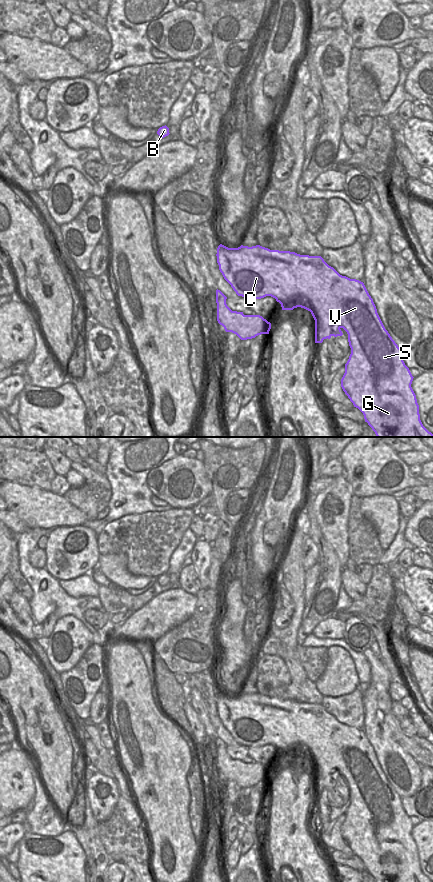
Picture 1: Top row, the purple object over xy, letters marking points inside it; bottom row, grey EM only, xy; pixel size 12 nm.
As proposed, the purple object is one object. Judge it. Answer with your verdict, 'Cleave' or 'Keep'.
Keep

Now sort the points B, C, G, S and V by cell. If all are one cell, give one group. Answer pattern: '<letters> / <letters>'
B C G S V

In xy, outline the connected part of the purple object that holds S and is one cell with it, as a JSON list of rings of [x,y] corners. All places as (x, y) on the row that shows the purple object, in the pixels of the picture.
[[[220,244],[216,256],[220,272],[238,296],[247,299],[271,296],[281,304],[282,310],[301,307],[310,311],[315,320],[315,343],[342,336],[342,328],[347,332],[351,354],[345,364],[341,387],[354,407],[363,413],[365,422],[377,437],[433,437],[420,420],[419,405],[411,387],[414,377],[401,357],[401,349],[385,329],[363,282],[340,275],[321,256],[270,250],[260,245],[228,248]]]

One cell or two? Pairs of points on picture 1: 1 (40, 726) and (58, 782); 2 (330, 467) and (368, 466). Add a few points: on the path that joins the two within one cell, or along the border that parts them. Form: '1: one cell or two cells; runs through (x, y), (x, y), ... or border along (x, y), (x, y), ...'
1: one cell; runs through (47, 740), (53, 752), (55, 768)
2: two cells; border along (338, 458), (343, 467), (342, 473)

